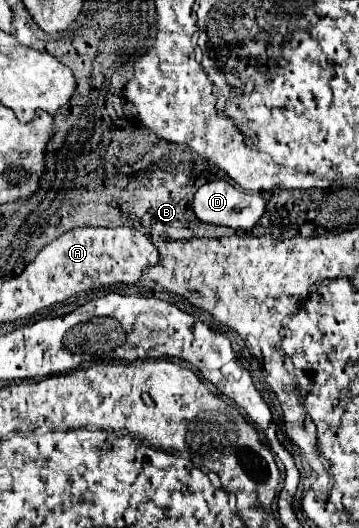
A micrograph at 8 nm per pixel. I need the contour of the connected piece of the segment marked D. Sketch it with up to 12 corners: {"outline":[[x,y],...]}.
{"outline":[[226,180],[198,188],[192,208],[206,224],[248,232],[266,200]]}

